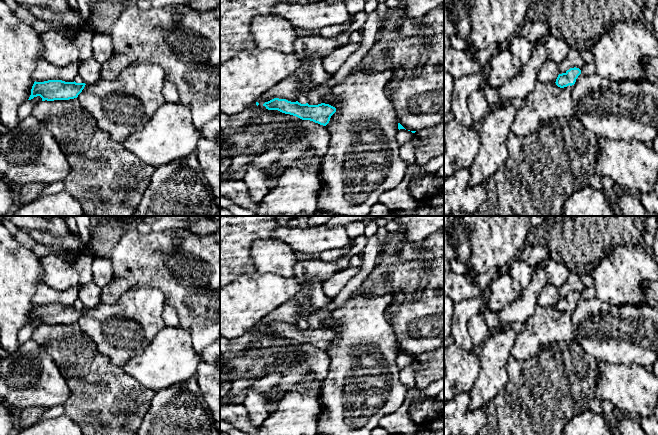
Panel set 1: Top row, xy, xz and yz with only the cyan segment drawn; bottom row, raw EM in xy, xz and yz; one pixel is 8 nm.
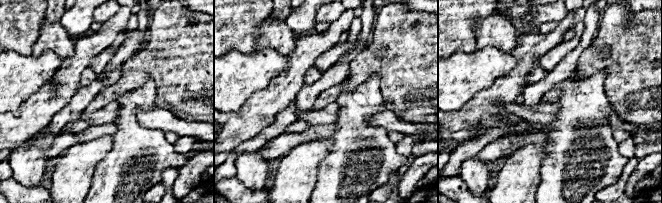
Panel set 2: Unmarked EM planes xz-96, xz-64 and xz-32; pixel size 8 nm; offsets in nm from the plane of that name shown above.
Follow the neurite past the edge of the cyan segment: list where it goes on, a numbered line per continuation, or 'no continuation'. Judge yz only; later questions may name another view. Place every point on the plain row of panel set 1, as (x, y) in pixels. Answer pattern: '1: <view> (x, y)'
no continuation

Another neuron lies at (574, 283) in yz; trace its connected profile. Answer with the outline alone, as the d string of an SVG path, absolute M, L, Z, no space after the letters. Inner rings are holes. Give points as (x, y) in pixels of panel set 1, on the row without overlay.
M571 271L566 283L559 287L558 297L566 297L567 294L574 291L579 292L581 294L584 288L585 287L580 279L580 276Z

